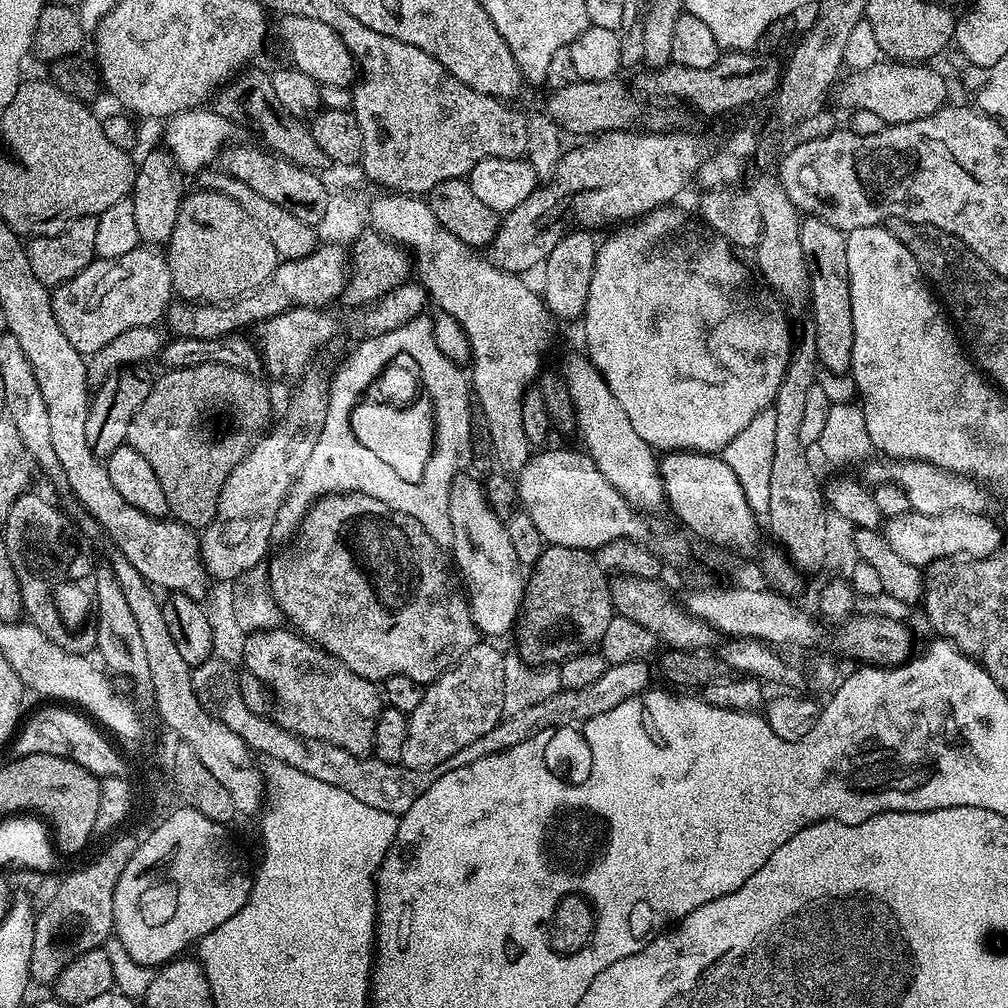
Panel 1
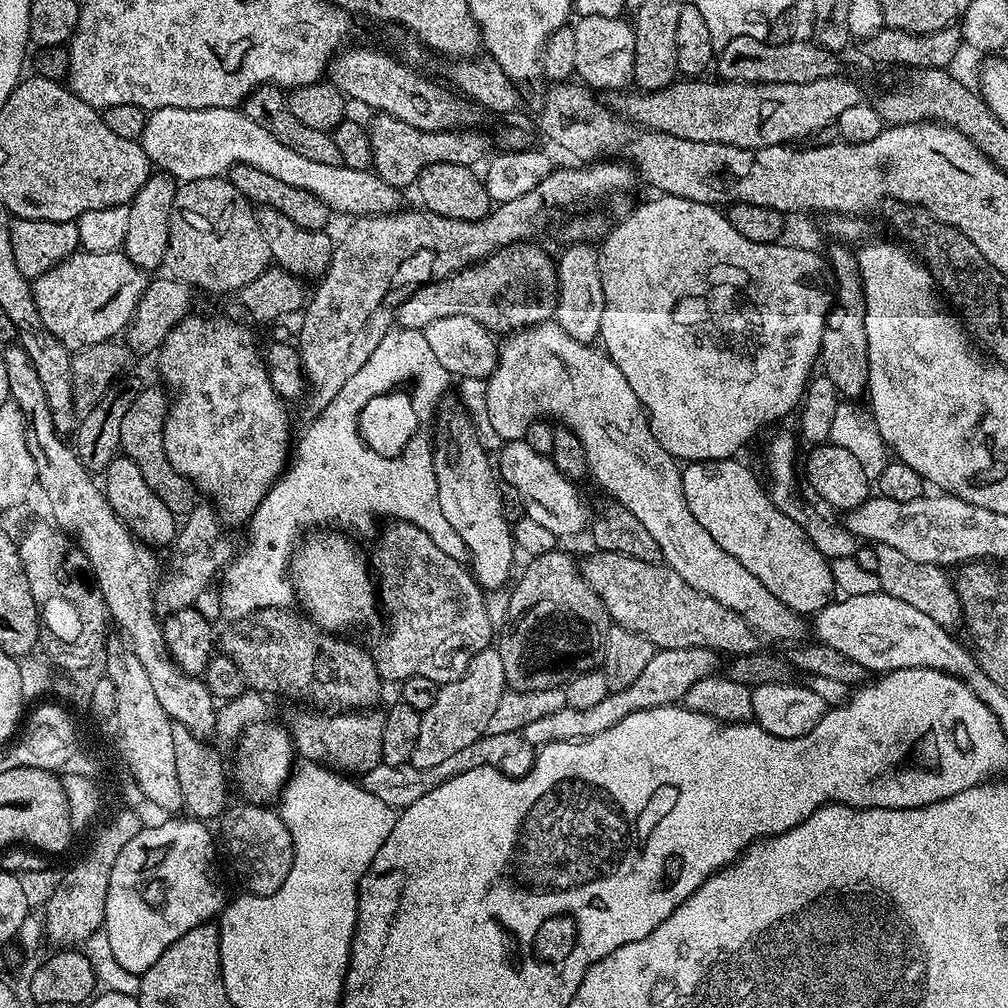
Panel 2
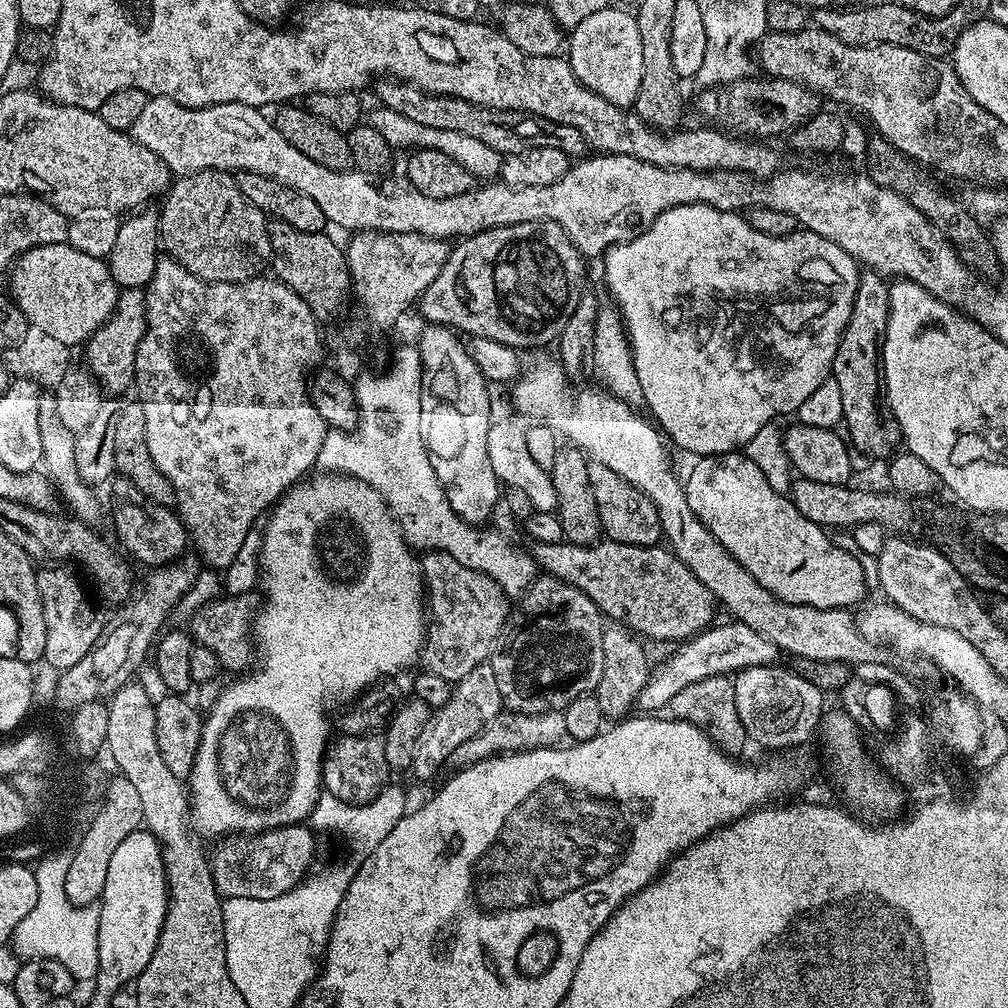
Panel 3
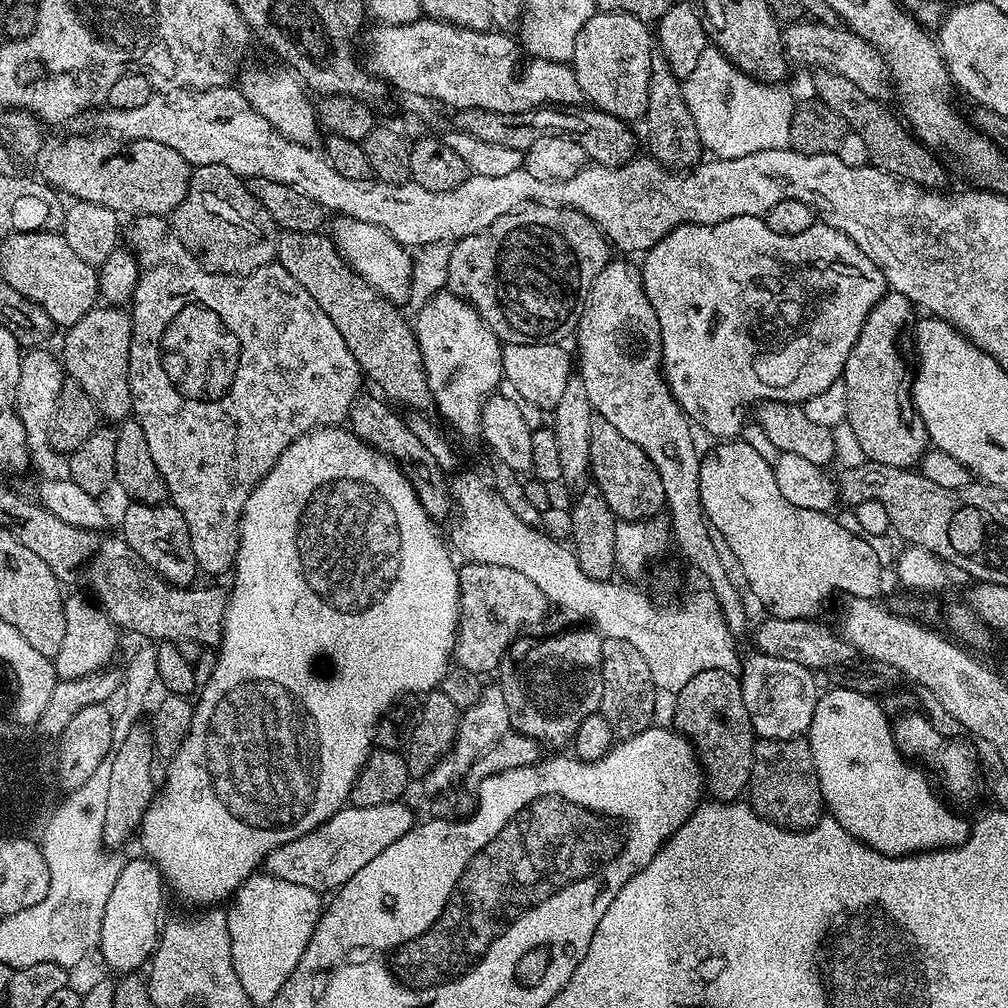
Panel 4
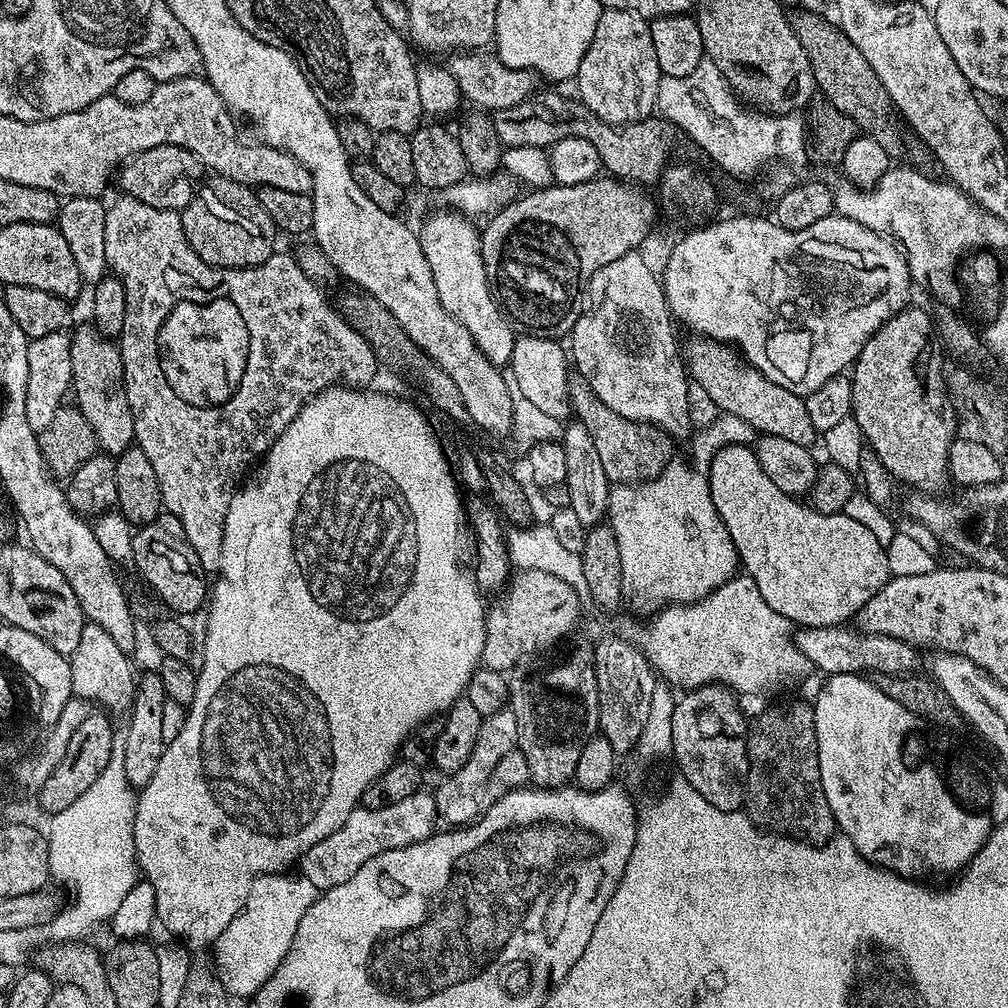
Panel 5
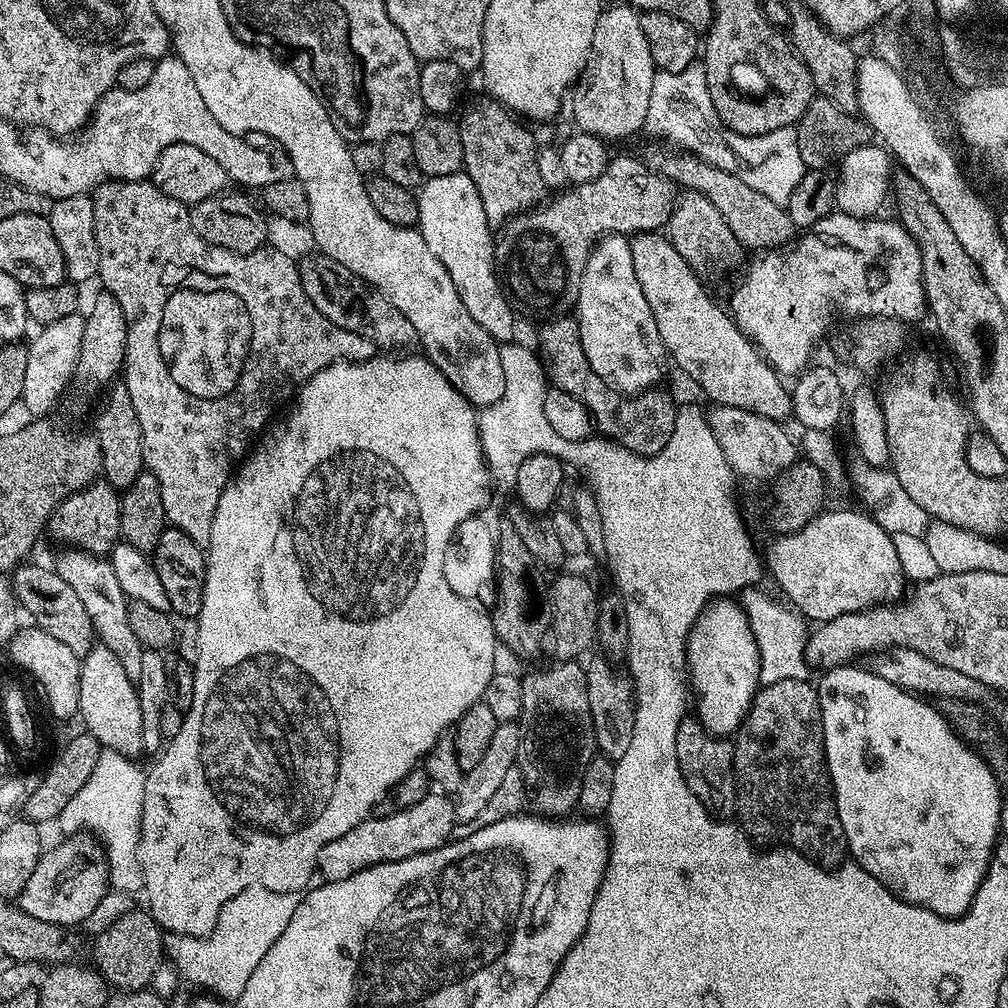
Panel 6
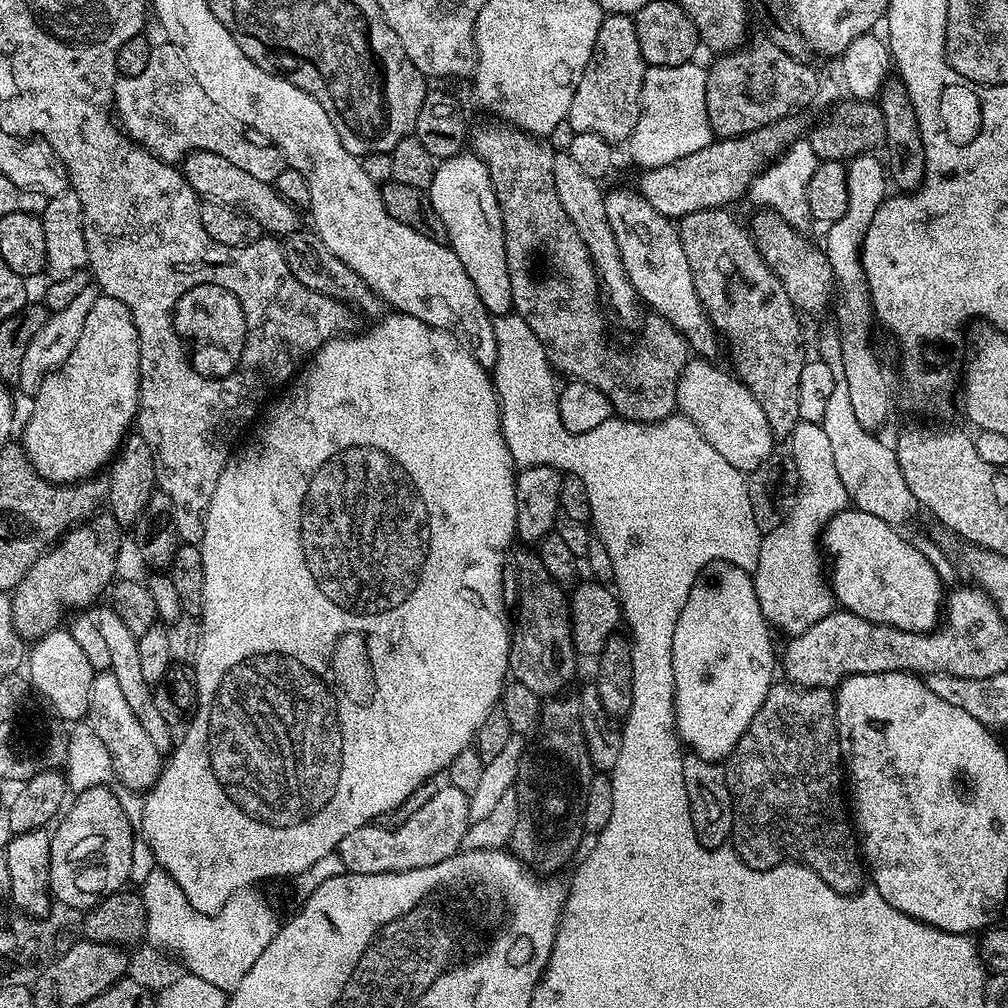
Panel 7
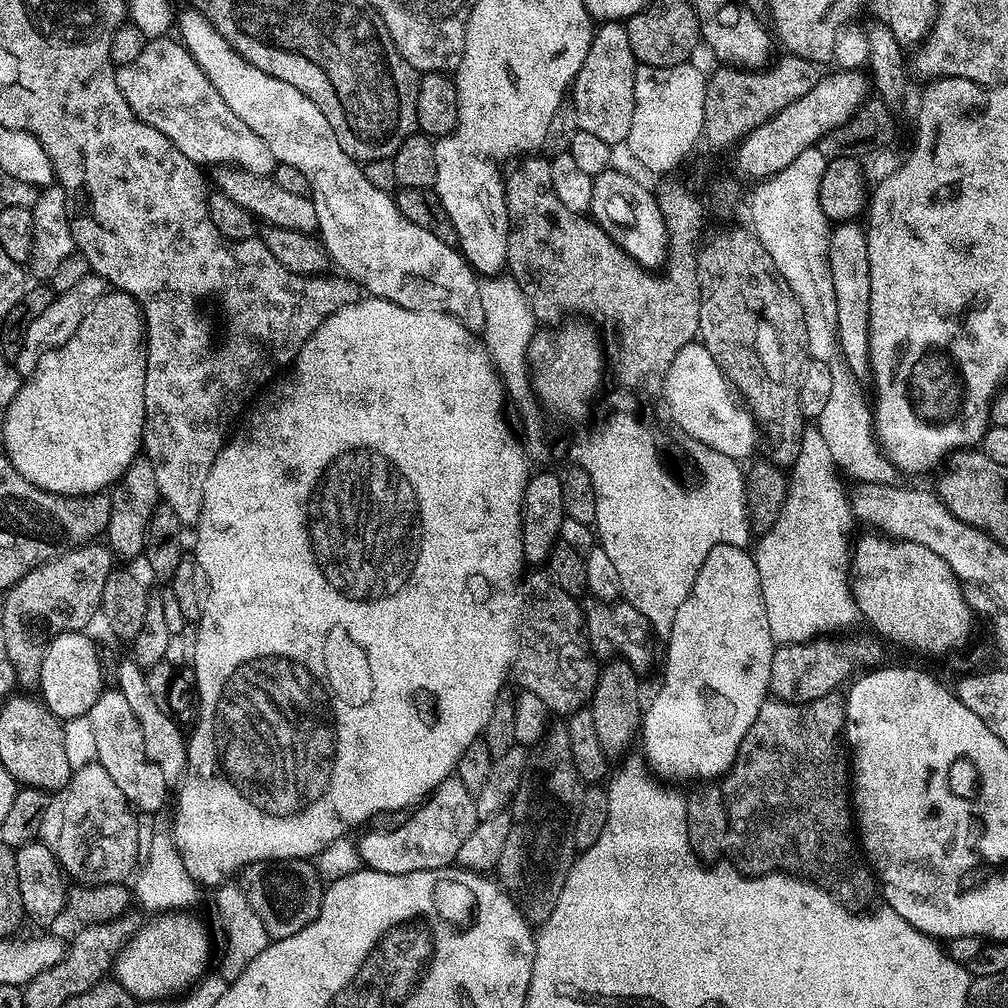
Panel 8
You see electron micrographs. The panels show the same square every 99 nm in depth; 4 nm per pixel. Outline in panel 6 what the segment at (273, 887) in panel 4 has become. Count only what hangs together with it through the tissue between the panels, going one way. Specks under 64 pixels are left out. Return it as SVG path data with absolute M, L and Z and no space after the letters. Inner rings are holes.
M262 887L244 888L218 914L218 922L209 936L180 936L171 933L165 937L165 955L179 977L200 986L202 990L226 1002L236 1000L246 988L250 975L262 962L270 946L286 930L300 896L294 892L275 892Z

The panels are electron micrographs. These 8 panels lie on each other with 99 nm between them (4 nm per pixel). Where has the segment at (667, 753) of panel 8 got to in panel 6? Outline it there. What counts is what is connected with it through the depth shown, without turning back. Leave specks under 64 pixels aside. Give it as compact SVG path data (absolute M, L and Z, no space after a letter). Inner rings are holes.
M732 598L709 600L688 631L686 676L694 693L694 712L700 725L721 738L740 731L748 707L761 687L758 643L741 605Z

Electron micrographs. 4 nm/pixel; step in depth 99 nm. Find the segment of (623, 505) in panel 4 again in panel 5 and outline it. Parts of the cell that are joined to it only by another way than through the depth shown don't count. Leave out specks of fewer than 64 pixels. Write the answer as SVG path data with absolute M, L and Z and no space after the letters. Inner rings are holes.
M578 374L567 377L567 395L575 419L581 420L586 430L590 430L590 438L594 438L594 446L602 457L602 470L606 470L613 485L638 484L655 480L664 473L665 466L673 459L673 441L667 432L657 425L639 424L622 418L622 414L614 414L614 410L610 410Z

